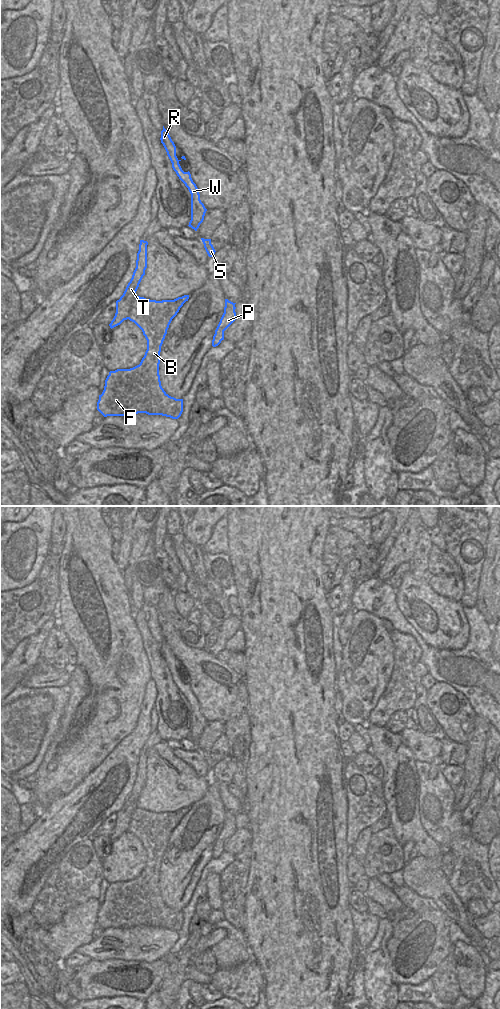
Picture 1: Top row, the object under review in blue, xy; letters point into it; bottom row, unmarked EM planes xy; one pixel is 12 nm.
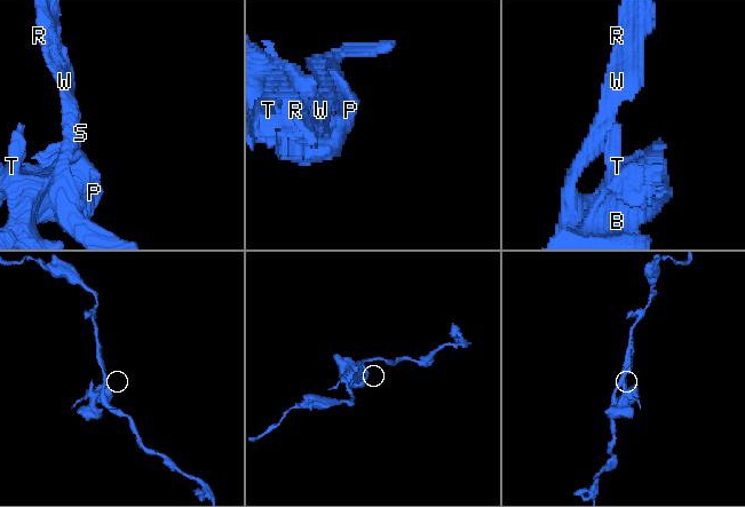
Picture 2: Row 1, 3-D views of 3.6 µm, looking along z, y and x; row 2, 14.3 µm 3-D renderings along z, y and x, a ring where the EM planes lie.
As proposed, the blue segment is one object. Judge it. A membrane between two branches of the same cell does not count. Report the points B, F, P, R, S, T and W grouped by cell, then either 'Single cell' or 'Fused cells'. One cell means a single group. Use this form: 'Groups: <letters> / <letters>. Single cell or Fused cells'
Groups: B F P R S W / T. Fused cells

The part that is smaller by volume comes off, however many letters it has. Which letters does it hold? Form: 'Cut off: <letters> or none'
Cut off: T

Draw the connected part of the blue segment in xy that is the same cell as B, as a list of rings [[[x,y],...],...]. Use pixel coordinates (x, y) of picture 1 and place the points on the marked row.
[[[189,295],[174,300],[150,300],[136,296],[129,320],[143,332],[147,350],[139,365],[110,371],[99,395],[97,410],[104,416],[130,416],[138,413],[178,419],[183,399],[169,396],[161,386],[159,375],[161,346],[172,319]]]

